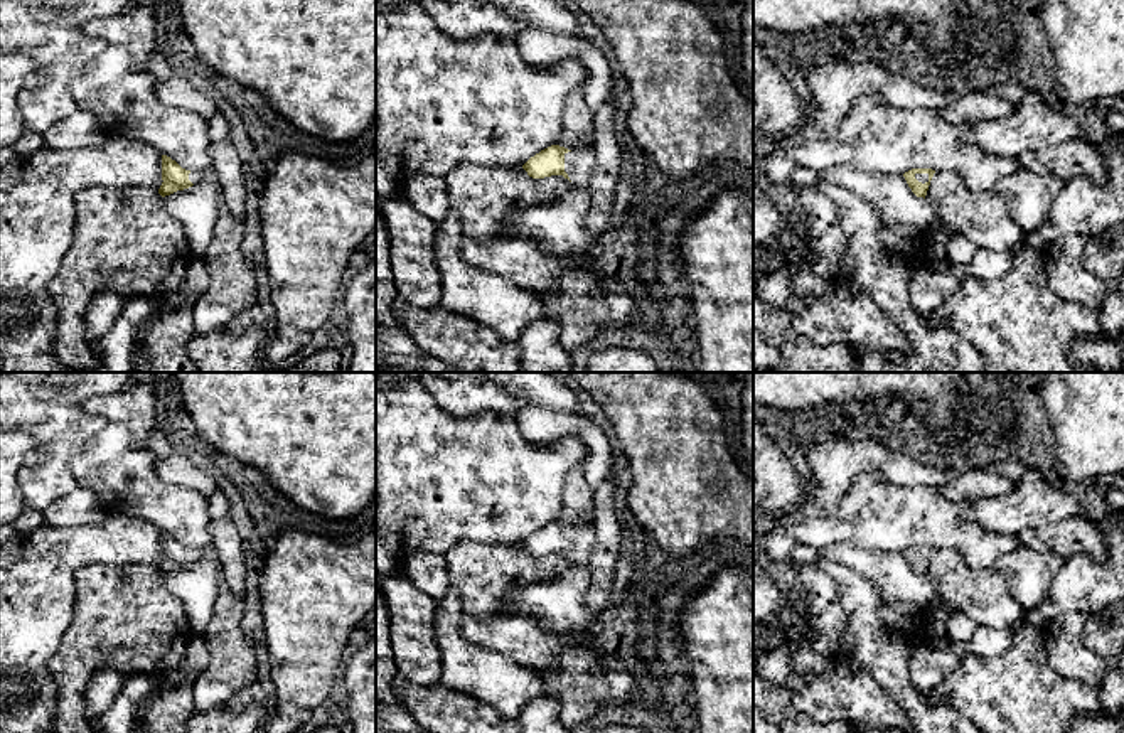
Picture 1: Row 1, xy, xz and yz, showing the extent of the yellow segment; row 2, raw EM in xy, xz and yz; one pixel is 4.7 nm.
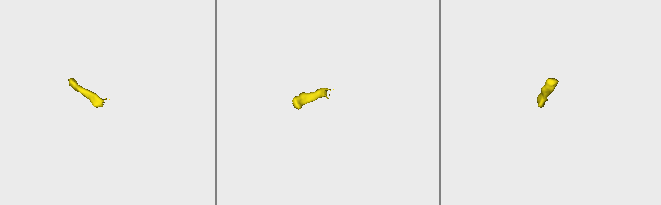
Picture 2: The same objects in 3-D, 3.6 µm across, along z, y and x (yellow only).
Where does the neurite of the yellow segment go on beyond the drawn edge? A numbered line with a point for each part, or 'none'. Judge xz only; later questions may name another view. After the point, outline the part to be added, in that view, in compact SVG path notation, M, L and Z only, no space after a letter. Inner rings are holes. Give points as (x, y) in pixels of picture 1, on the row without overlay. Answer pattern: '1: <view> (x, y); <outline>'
1: xz (578, 543); M591 526L565 531L565 549L571 561L581 566L586 566L595 543L597 536Z

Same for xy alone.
1: xy (204, 553); M211 544L207 548L201 548L201 549L190 549L189 551L189 558L195 563L195 561L202 561L202 559L219 559L216 548Z

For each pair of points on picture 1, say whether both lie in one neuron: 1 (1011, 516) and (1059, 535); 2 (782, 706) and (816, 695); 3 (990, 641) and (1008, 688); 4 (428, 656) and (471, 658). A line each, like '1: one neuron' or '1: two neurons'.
1: two neurons
2: two neurons
3: two neurons
4: two neurons

